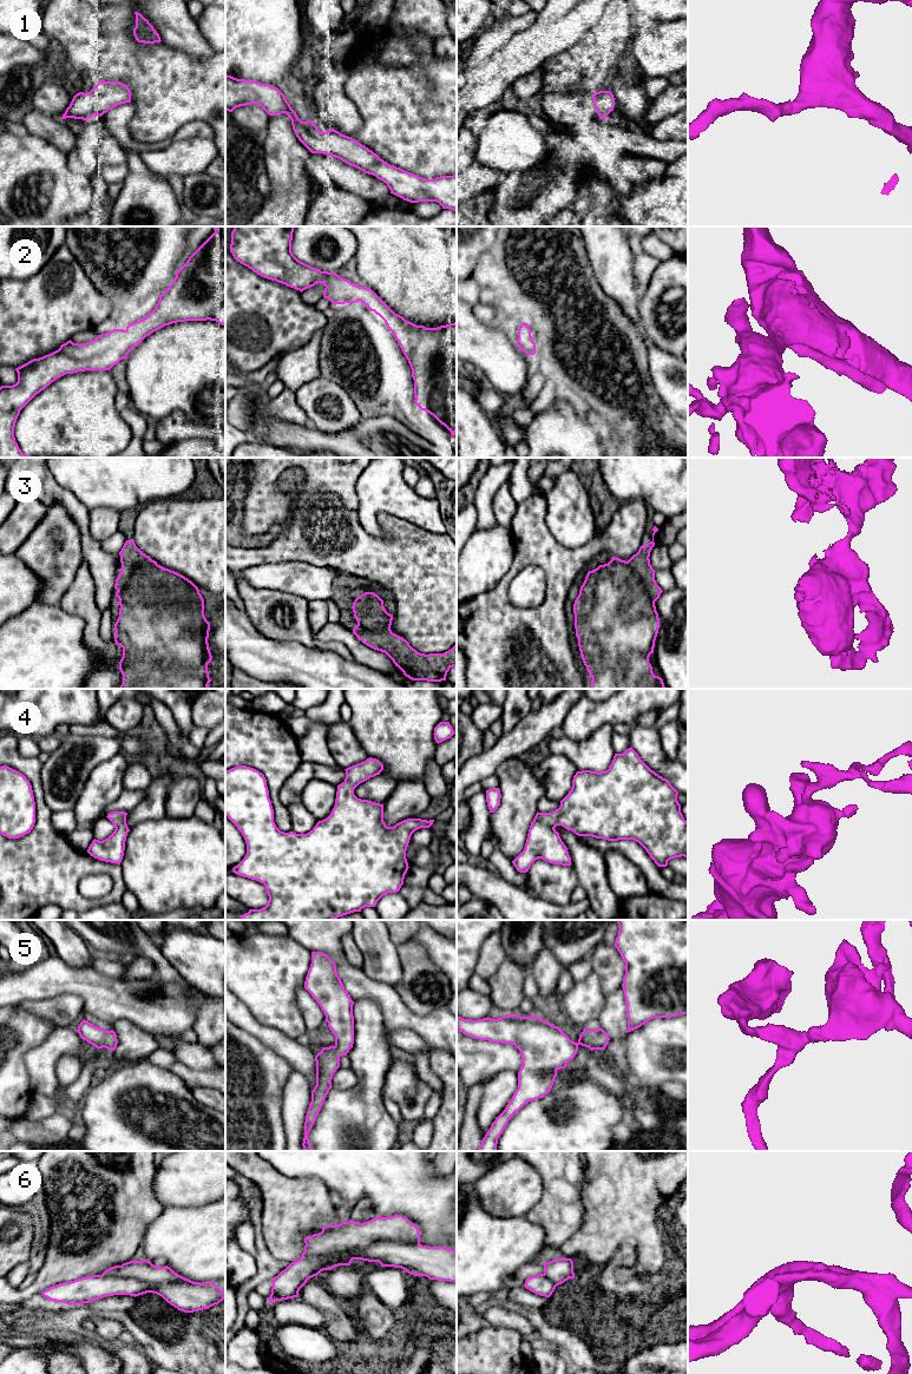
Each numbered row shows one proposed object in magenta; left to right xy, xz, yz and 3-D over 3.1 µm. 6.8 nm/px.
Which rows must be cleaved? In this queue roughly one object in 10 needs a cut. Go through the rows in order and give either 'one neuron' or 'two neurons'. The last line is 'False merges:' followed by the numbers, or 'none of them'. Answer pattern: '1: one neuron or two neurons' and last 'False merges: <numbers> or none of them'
1: one neuron
2: one neuron
3: one neuron
4: one neuron
5: one neuron
6: one neuron
False merges: none of them

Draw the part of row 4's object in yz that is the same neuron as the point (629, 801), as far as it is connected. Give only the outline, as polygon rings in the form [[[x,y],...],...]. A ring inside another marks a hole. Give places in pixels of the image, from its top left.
[[[629,748],[623,754],[615,754],[609,769],[605,771],[577,771],[572,780],[572,788],[560,801],[559,808],[552,813],[537,811],[529,829],[525,848],[512,863],[520,873],[529,872],[531,864],[538,859],[564,867],[571,866],[567,848],[555,829],[557,826],[562,826],[578,836],[592,836],[608,841],[634,840],[647,850],[658,867],[667,867],[671,859],[688,857],[688,822],[681,813],[677,795],[678,791],[667,778],[652,771],[638,754]]]

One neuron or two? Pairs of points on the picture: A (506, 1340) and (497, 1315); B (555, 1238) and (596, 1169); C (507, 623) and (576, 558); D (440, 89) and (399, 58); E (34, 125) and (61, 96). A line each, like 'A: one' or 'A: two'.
A: two
B: two
C: one
D: two
E: one

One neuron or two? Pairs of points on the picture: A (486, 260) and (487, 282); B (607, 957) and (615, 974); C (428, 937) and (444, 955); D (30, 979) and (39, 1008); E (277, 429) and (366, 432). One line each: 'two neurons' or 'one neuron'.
A: one neuron
B: one neuron
C: one neuron
D: two neurons
E: one neuron

